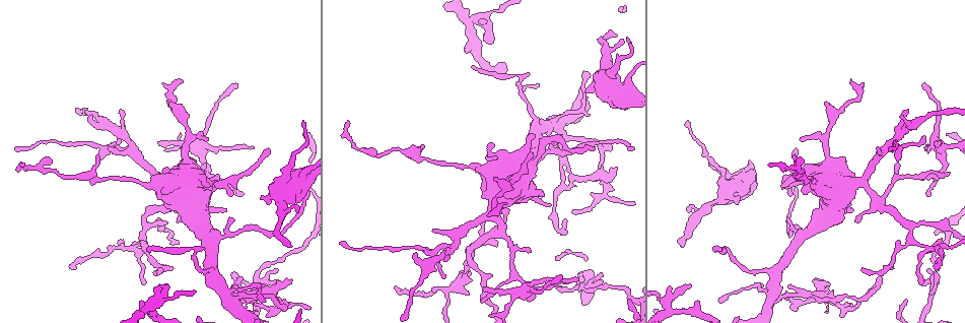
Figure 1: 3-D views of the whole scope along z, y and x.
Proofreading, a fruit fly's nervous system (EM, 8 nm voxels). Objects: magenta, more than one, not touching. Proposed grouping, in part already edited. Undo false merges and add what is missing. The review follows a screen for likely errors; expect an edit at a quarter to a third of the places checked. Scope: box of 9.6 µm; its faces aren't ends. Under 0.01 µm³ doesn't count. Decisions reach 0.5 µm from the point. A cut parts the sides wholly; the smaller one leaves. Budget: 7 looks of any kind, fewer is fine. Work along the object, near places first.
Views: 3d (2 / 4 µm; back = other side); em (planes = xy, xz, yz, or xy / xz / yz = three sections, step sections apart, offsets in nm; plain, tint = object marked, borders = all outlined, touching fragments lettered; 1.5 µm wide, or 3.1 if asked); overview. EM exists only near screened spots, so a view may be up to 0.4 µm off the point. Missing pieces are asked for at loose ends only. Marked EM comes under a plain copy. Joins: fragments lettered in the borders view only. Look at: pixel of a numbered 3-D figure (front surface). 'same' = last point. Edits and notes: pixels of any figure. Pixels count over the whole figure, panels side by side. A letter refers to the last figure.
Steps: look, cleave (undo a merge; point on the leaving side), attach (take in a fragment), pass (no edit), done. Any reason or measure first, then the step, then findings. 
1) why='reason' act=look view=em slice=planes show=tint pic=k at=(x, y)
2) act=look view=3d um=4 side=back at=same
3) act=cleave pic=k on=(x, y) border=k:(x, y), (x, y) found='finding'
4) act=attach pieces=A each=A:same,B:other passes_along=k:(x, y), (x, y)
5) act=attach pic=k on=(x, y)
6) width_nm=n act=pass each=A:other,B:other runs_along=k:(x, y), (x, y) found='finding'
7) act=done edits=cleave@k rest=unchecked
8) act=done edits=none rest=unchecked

why='thin end' act=look view=3d um=4 side=back pic=1 at=(681, 246)

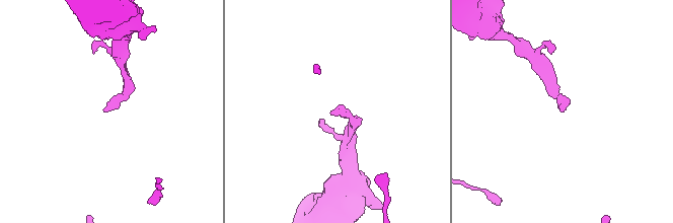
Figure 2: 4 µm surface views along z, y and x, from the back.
act=look view=em slice=xz step=8 show=borders pic=2 at=(563, 109)

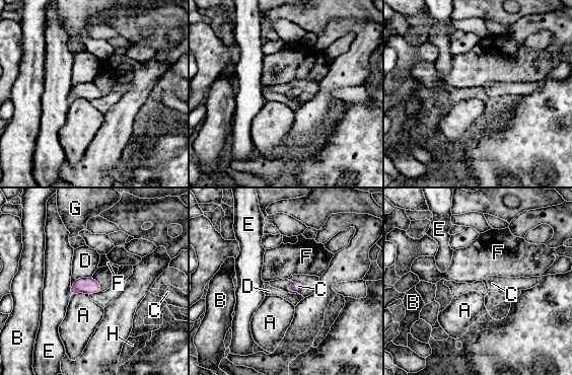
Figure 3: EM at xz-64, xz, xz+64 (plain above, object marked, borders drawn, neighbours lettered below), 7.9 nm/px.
why='cut it another way' act=look view=em slice=planes show=borders at=same

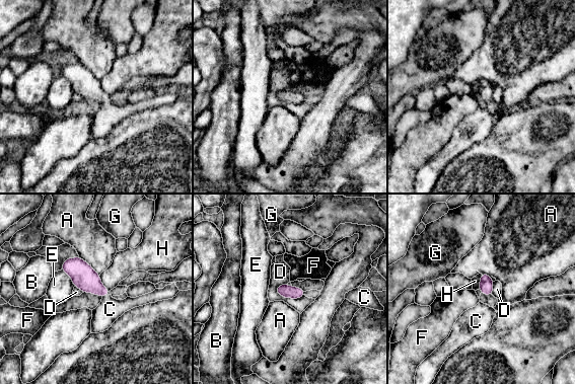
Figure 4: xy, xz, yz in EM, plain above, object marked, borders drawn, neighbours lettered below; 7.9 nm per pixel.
width_nm=100 act=attach pieces=C each=A:other,B:other,C:same,D:other,E:other,F:other,G:other,H:other passes_along=4:(83, 276), (105, 294), (110, 309) found='it goes on there'

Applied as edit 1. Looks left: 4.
why='redraw' act=look view=overview

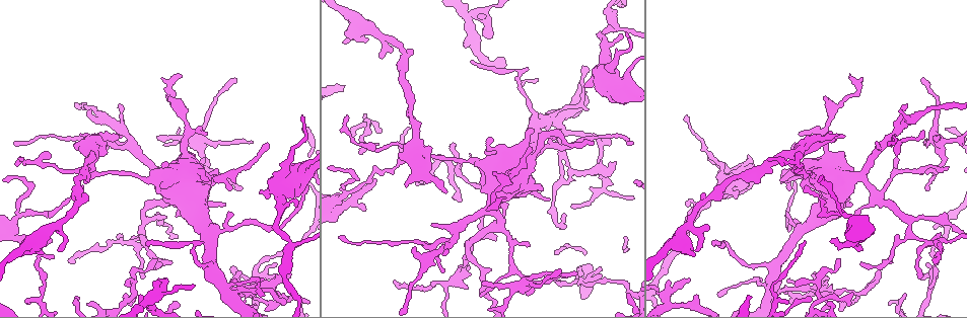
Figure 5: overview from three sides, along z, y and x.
why='free end' act=look view=em slice=planes show=borders pic=5 at=(121, 137)

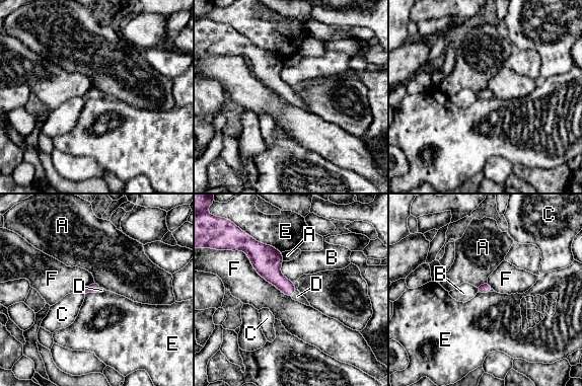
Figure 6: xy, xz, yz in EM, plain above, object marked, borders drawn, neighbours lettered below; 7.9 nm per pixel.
act=attach pieces=D each=A:other,B:other,C:other,D:same,E:other,F:other passes_along=6:(271, 271), (294, 292), (297, 296) found='the neuron continues'

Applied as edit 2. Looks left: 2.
why='branch point' act=look view=em slice=planes show=tint pic=5 at=(919, 171)

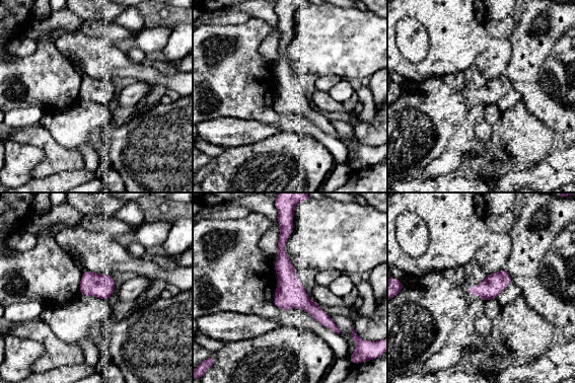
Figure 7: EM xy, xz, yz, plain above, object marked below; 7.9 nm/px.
why='see the neighbours' act=look view=em slice=planes show=borders at=same

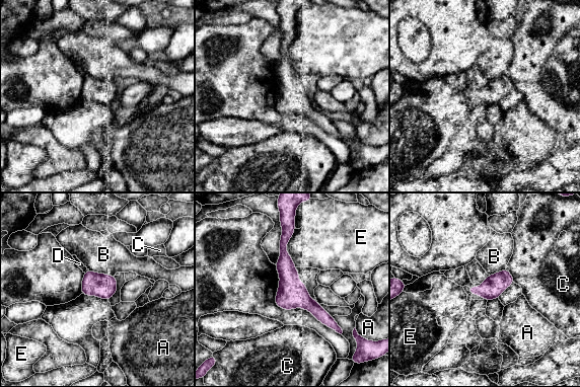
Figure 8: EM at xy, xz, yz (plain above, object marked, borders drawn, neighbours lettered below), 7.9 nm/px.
longest_contact=E:320nm act=pass each=A:other,B:other,C:other,D:other,E:other runs_along=8:(287, 229), (283, 254), (289, 284), (338, 329) found='continuous, no second neuron'

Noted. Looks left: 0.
act=done edits=attach@4,attach@6 rest=unchecked

